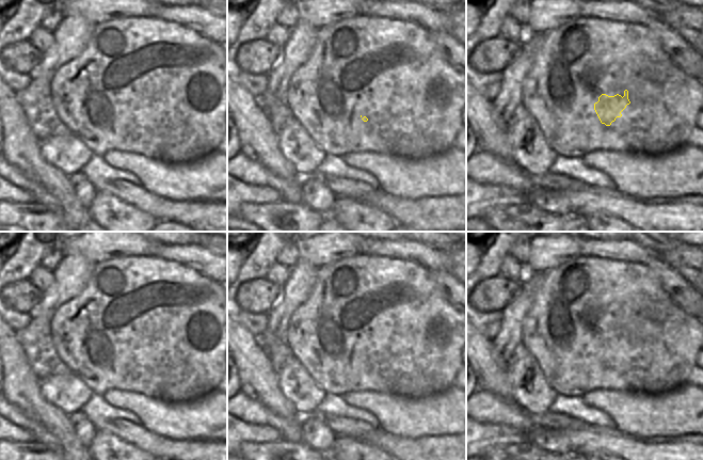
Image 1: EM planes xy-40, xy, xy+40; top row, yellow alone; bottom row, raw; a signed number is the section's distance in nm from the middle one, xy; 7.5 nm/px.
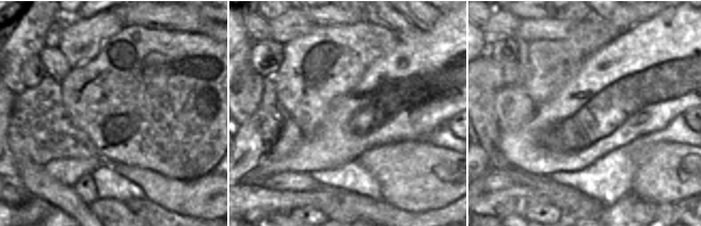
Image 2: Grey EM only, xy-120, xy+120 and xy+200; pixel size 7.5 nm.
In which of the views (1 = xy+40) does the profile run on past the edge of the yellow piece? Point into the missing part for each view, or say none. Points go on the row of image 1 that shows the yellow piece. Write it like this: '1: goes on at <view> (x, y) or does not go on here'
1: does not go on here

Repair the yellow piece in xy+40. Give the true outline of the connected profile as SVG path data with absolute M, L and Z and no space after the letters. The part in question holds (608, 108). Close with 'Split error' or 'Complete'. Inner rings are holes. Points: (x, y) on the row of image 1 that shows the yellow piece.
M624 91L624 96L617 94L614 96L608 96L602 94L598 97L598 101L594 104L594 110L602 124L610 126L617 117L621 117L621 112L629 105L628 91Z. Complete

